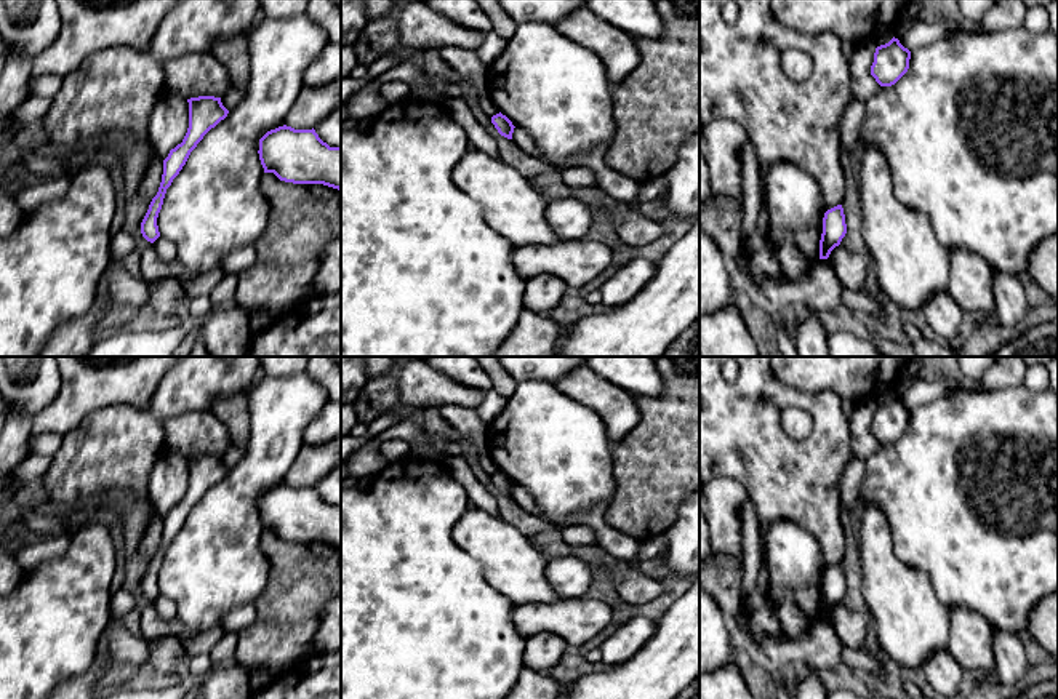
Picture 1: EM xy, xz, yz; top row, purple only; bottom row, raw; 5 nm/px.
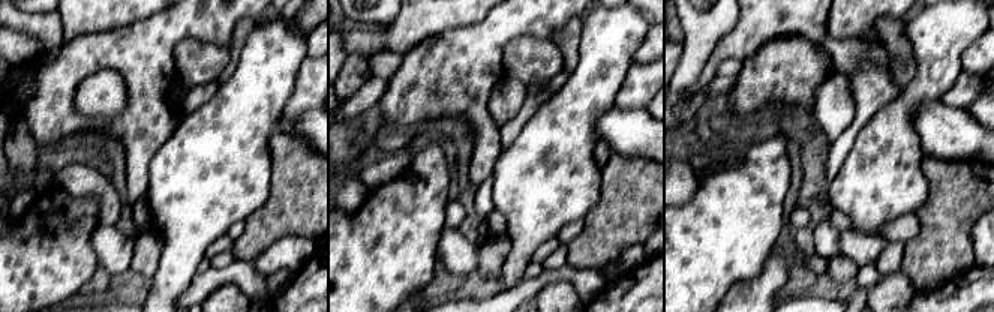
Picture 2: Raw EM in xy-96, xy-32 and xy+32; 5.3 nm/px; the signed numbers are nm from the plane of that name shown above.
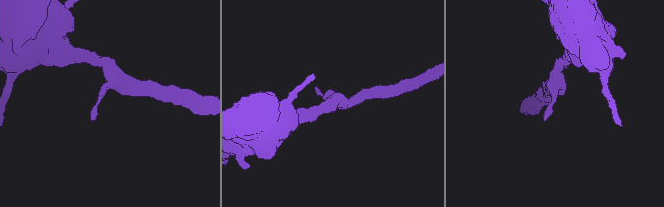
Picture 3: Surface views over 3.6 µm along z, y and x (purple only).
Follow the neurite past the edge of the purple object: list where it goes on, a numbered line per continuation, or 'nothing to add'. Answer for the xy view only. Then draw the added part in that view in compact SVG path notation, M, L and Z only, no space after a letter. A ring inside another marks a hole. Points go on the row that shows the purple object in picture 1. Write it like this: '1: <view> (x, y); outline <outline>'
nothing to add

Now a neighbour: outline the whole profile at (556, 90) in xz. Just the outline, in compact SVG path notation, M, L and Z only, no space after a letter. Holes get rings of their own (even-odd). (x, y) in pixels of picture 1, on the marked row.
M519 24L503 54L488 67L487 86L499 112L531 138L552 168L570 158L578 165L581 155L616 138L613 85L603 61L562 35L555 24Z

